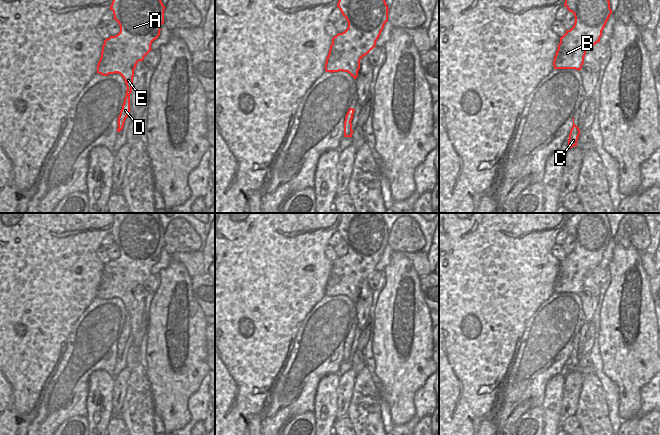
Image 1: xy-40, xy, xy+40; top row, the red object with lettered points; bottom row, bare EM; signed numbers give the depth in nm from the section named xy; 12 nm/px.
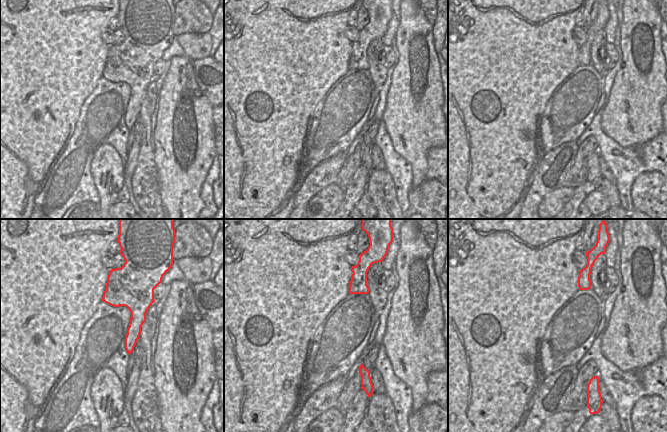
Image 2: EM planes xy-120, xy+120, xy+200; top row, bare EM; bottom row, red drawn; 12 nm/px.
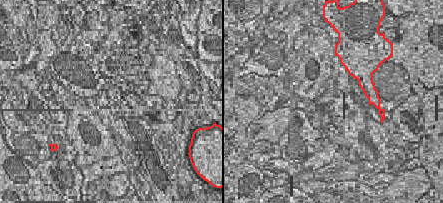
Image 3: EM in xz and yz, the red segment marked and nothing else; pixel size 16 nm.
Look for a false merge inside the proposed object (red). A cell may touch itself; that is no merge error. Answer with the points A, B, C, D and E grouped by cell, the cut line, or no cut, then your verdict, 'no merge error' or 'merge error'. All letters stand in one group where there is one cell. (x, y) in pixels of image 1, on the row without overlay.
groups A B C D E; cut none; no merge error

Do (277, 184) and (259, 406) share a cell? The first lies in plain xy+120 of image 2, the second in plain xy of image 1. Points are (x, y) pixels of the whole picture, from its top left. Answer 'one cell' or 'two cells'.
one cell

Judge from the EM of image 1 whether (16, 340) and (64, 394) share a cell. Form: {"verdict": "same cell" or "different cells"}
{"verdict": "different cells"}

